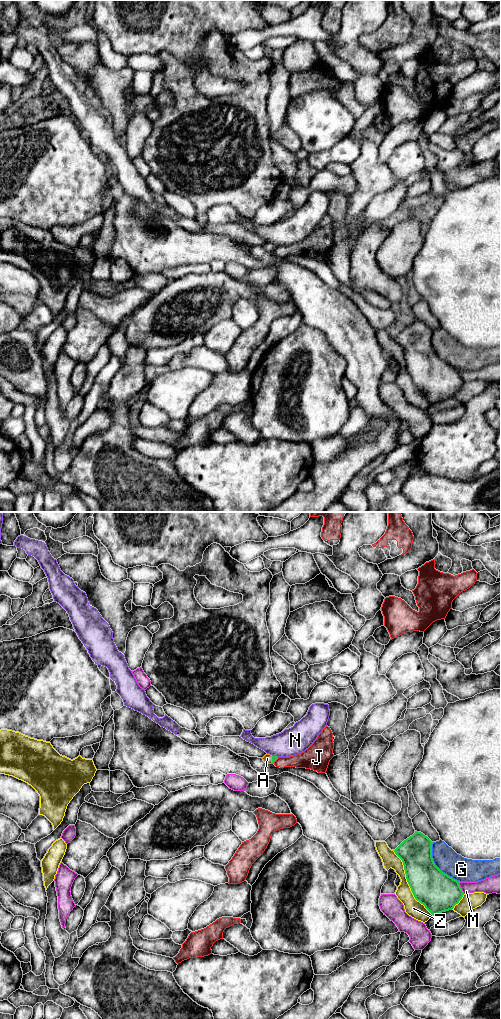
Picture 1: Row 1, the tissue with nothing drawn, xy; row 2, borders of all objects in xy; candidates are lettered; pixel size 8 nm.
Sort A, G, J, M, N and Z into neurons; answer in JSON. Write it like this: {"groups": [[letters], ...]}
{"groups": [["A"], ["G"], ["J"], ["M"], ["N"], ["Z"]]}

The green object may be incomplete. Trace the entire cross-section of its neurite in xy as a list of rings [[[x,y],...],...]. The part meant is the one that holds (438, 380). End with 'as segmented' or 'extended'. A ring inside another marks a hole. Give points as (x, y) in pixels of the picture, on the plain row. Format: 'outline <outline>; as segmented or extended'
outline [[[415,319],[394,340],[403,350],[406,367],[415,387],[435,404],[452,398],[464,381],[457,368],[435,353],[432,332],[427,324]]]; as segmented

